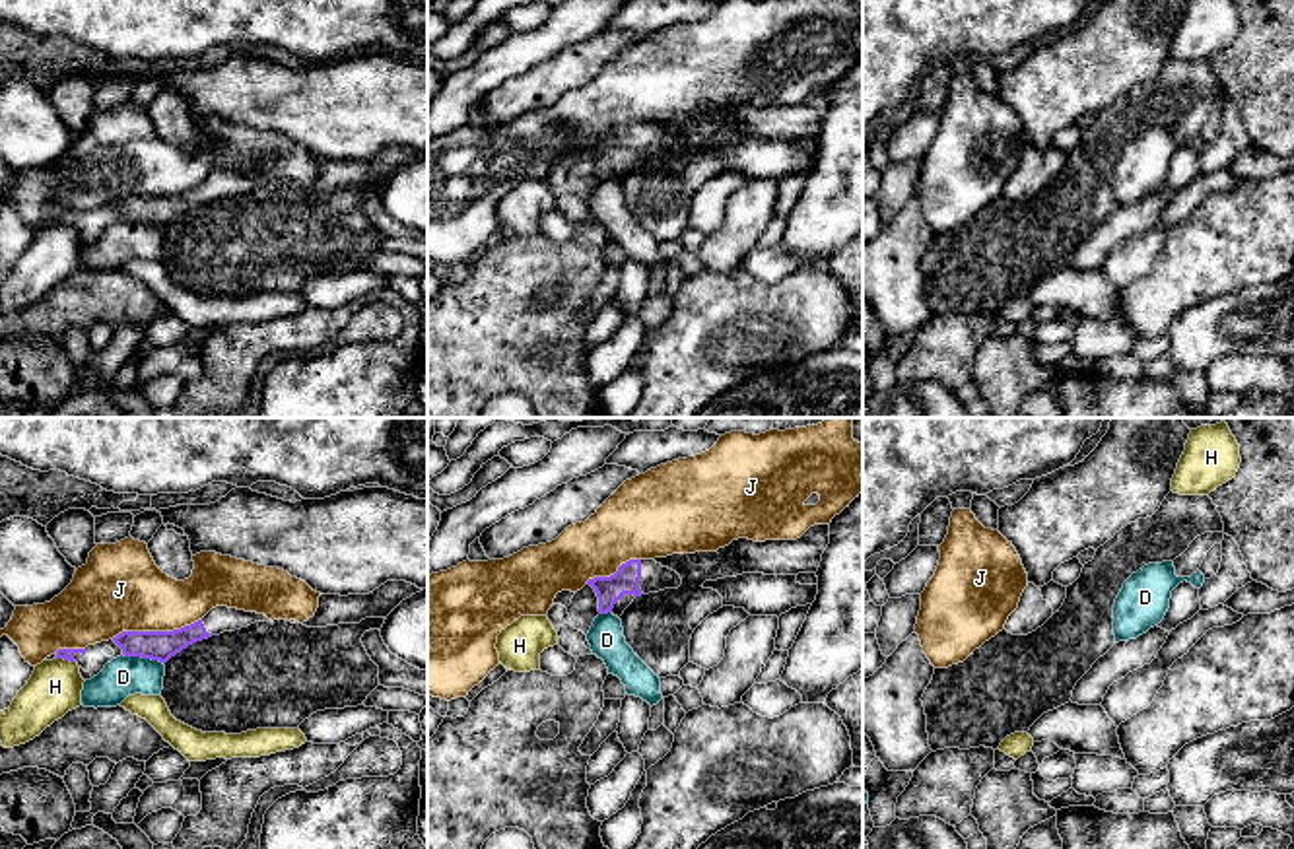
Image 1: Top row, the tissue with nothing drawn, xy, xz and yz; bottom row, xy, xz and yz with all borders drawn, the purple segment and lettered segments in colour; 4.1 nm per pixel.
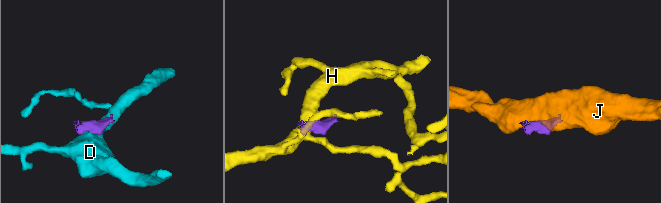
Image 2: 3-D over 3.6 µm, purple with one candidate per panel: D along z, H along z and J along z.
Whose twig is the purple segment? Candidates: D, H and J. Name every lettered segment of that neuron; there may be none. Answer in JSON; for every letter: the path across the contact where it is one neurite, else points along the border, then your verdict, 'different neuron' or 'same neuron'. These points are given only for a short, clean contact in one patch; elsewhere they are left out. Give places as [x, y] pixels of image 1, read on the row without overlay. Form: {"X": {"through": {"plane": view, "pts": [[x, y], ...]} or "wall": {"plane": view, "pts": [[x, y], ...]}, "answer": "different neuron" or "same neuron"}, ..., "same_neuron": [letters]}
{"D": {"answer": "different neuron"}, "H": {"wall": {"plane": "xy", "pts": [[57, 222], [74, 228]]}, "answer": "different neuron"}, "J": {"answer": "different neuron"}, "same_neuron": []}

